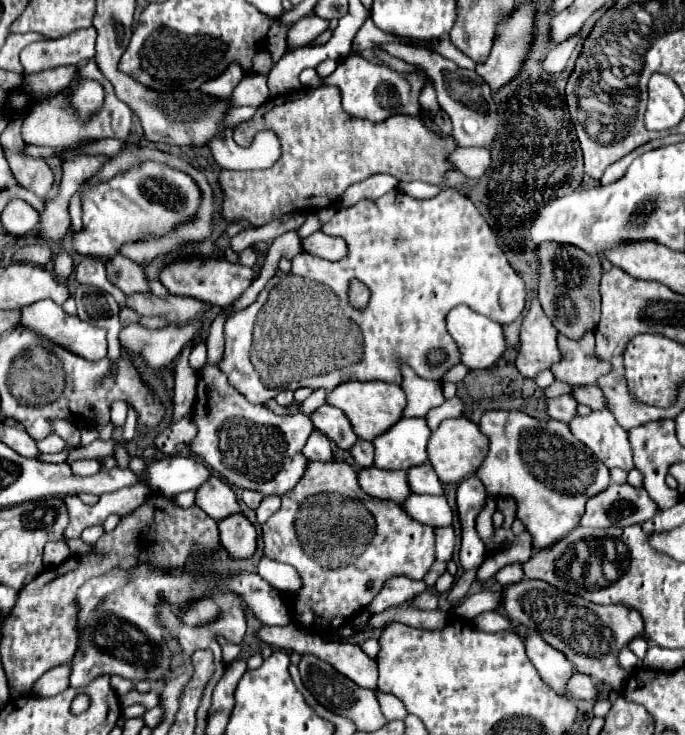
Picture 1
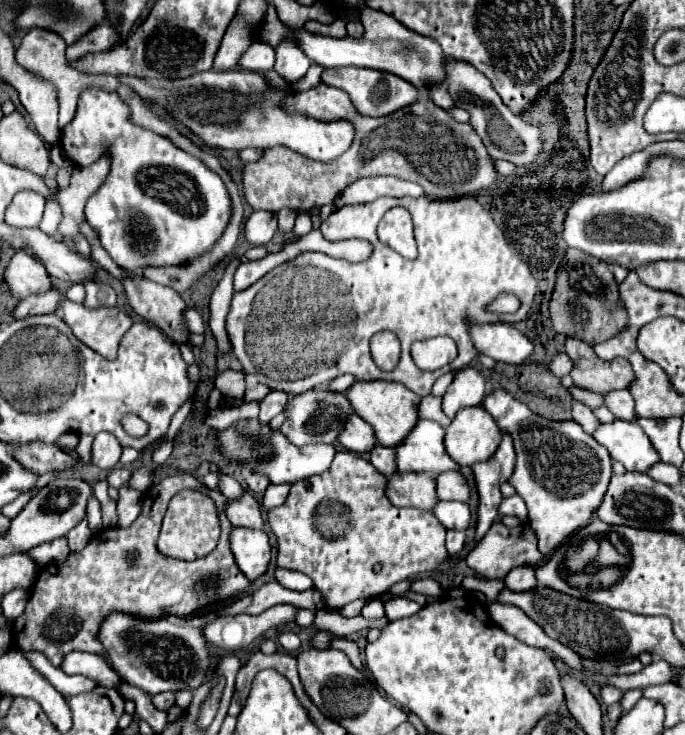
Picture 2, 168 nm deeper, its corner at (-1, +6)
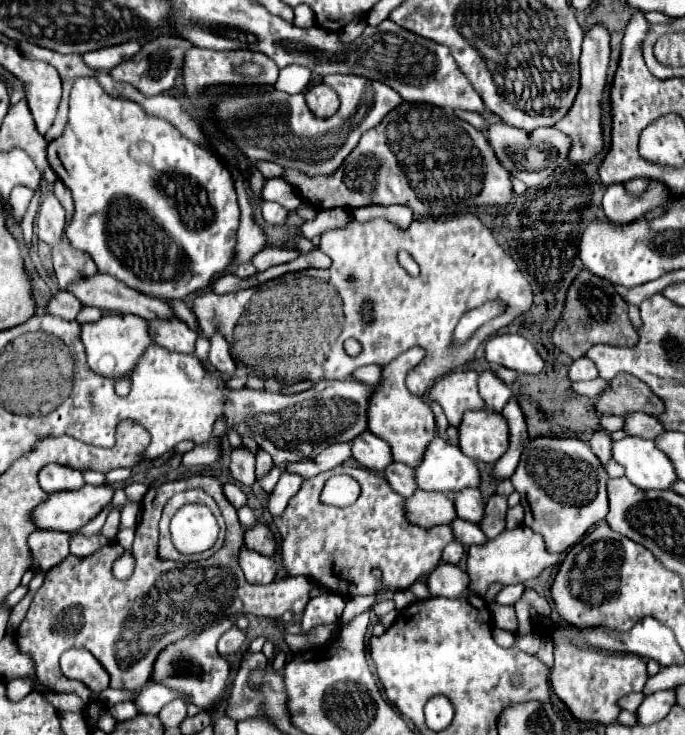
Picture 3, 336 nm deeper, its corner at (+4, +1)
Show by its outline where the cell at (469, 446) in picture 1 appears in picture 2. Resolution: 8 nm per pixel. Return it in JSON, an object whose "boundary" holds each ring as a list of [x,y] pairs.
{"boundary":[[[484,406],[464,408],[446,430],[444,446],[460,466],[488,460],[502,442],[502,430]]]}

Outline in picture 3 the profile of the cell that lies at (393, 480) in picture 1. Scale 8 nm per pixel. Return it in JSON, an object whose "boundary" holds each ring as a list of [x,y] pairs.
{"boundary":[[[417,489],[411,497],[405,499],[405,515],[411,523],[419,527],[433,527],[433,525],[447,525],[455,519],[455,505],[445,493],[423,491]]]}

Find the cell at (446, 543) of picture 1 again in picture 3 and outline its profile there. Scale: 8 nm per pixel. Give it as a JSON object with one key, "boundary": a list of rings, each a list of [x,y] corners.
{"boundary":[[[451,541],[451,543],[447,543],[447,547],[443,549],[443,563],[453,563],[453,565],[457,565],[459,563],[459,559],[461,559],[461,555],[463,555],[463,545],[461,543],[457,543],[457,541]]]}

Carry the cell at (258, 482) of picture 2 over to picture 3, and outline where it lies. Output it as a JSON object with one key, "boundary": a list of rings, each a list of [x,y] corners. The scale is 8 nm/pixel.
{"boundary":[[[249,447],[233,449],[229,471],[235,481],[239,481],[245,487],[251,487],[255,483],[255,455],[253,455],[253,451]]]}

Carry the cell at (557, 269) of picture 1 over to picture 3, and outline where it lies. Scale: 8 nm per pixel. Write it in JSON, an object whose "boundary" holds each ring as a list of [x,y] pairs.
{"boundary":[[[581,269],[567,289],[563,313],[553,329],[553,345],[567,353],[571,359],[579,359],[585,355],[587,347],[595,343],[631,347],[637,343],[637,331],[627,317],[627,303],[617,293],[615,285],[607,283],[607,279],[597,277],[587,269]]]}

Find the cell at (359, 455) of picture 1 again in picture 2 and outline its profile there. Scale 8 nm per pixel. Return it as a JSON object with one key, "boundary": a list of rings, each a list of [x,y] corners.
{"boundary":[[[376,446],[370,452],[370,462],[374,464],[376,470],[380,470],[380,474],[384,476],[392,476],[396,474],[396,452],[392,448],[384,448],[384,446]]]}

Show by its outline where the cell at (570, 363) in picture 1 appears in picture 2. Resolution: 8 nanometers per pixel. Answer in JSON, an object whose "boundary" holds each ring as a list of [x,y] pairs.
{"boundary":[[[566,338],[566,354],[574,360],[574,370],[570,376],[578,388],[608,394],[612,390],[628,390],[634,382],[634,370],[628,360],[614,358],[604,362],[596,358],[592,344]]]}

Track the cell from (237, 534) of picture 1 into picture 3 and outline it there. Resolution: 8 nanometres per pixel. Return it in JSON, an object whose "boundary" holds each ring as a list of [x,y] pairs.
{"boundary":[[[243,547],[239,553],[239,567],[251,585],[267,585],[275,579],[275,561],[253,549]]]}

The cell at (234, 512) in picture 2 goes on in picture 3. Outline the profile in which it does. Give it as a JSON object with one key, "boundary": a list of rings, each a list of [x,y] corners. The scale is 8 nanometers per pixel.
{"boundary":[[[259,521],[251,527],[245,527],[243,539],[245,539],[245,547],[251,547],[251,549],[259,551],[261,555],[271,557],[275,551],[275,537],[273,537],[271,529]]]}

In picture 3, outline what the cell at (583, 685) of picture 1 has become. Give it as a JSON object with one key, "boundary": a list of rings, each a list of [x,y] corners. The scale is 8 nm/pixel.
{"boundary":[[[629,693],[629,695],[625,695],[623,699],[619,699],[619,707],[635,713],[641,701],[643,701],[643,693]]]}

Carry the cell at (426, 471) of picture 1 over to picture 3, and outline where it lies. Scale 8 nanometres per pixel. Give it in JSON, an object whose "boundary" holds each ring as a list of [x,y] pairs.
{"boundary":[[[467,487],[463,491],[455,491],[453,493],[453,503],[457,509],[457,517],[471,521],[471,523],[479,523],[483,519],[483,497],[477,489]]]}

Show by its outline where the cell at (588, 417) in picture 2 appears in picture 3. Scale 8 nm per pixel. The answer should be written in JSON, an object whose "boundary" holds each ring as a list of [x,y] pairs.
{"boundary":[[[593,431],[591,433],[591,439],[589,439],[589,445],[591,445],[593,453],[603,463],[607,463],[611,459],[611,437],[605,431]]]}

